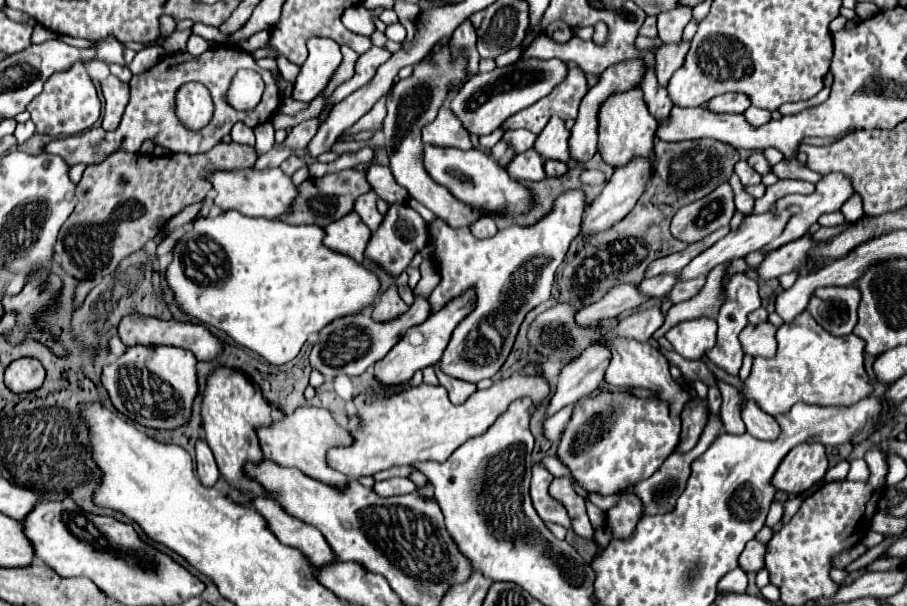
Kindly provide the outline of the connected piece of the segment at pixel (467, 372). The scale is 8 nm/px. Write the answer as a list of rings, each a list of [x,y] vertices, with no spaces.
[[[569,190],[555,200],[551,214],[535,226],[509,226],[485,240],[473,238],[465,226],[451,228],[441,218],[429,224],[429,238],[433,244],[431,262],[435,262],[441,276],[439,286],[429,296],[431,314],[471,288],[477,294],[475,310],[459,322],[441,358],[441,368],[447,376],[479,382],[497,374],[511,352],[527,312],[551,298],[555,270],[563,262],[571,240],[579,234],[583,210],[583,192]]]

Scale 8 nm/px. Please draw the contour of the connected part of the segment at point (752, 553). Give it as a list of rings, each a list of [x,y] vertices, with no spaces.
[[[759,540],[747,542],[743,554],[739,556],[739,566],[745,572],[759,572],[763,568],[763,556],[765,556],[765,544]]]

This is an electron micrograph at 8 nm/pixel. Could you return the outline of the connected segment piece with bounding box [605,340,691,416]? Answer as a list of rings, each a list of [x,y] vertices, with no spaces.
[[[613,340],[611,342],[611,364],[605,372],[605,380],[611,384],[611,386],[617,386],[617,388],[645,388],[649,392],[653,392],[659,400],[667,402],[669,404],[669,414],[671,416],[679,416],[683,406],[691,400],[689,392],[671,378],[669,374],[669,362],[667,358],[649,342],[637,342],[637,340]]]

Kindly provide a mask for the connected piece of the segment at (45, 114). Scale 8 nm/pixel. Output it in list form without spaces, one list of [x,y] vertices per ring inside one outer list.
[[[75,64],[65,72],[53,74],[47,80],[47,86],[43,86],[43,92],[29,102],[27,110],[31,114],[33,124],[37,126],[37,132],[49,134],[51,138],[59,138],[59,136],[73,136],[91,128],[101,114],[101,102],[97,98],[97,90],[85,66]]]

